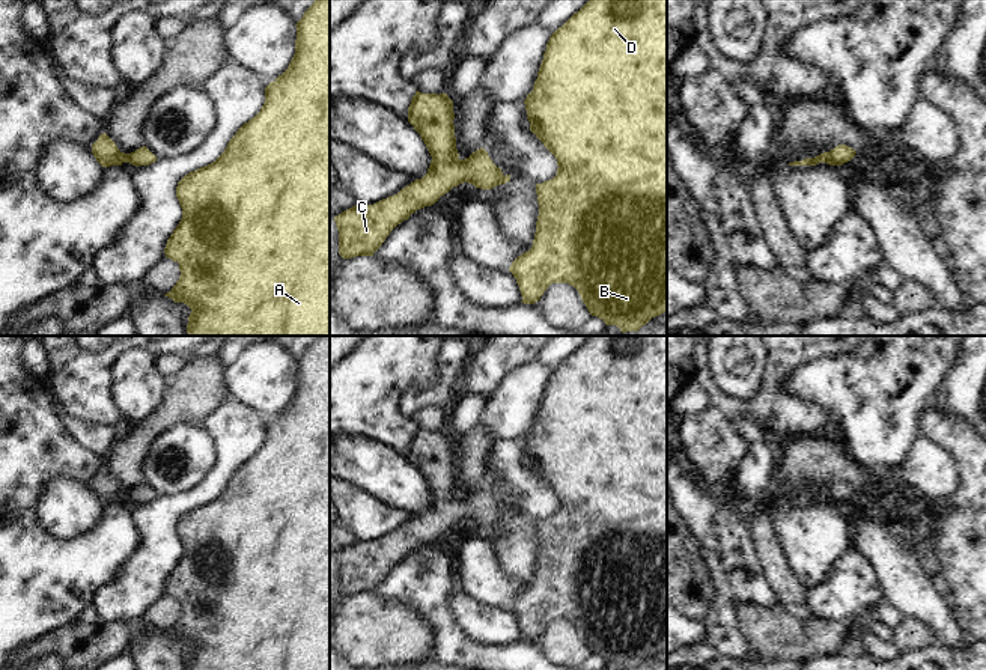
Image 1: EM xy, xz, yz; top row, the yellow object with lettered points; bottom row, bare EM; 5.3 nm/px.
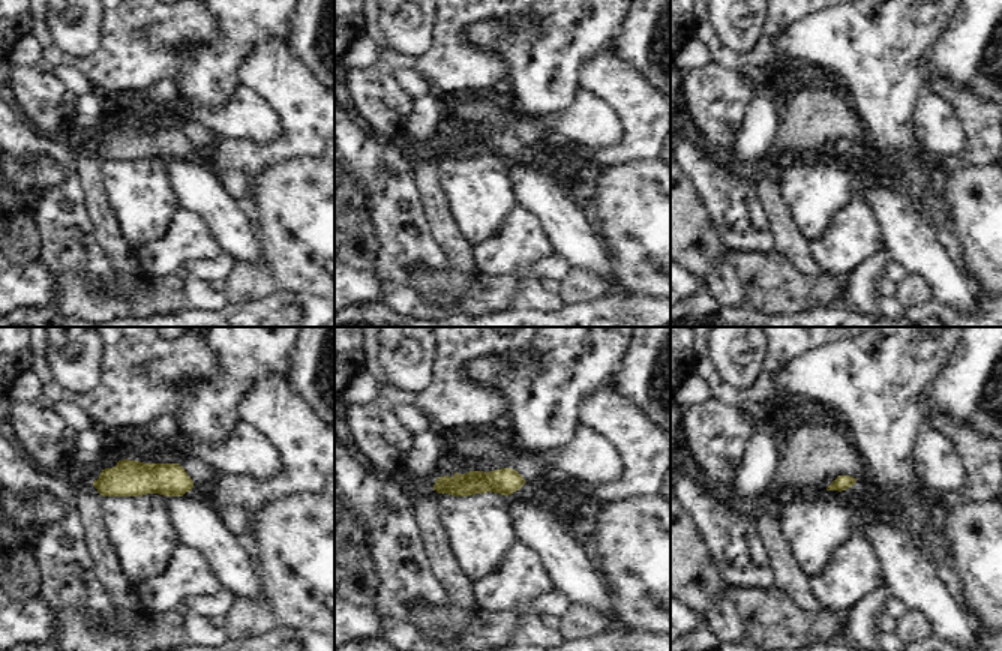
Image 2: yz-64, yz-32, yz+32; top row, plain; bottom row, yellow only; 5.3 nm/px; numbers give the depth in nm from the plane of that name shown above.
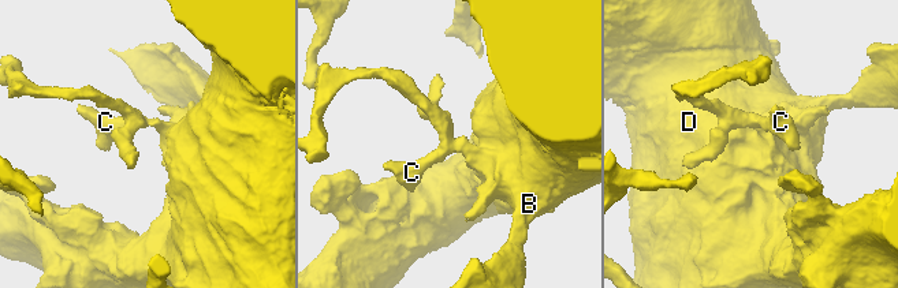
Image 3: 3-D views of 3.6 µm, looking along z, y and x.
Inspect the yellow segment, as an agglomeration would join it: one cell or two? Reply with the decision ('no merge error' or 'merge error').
no merge error

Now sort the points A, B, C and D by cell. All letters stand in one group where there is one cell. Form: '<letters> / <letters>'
A B C D

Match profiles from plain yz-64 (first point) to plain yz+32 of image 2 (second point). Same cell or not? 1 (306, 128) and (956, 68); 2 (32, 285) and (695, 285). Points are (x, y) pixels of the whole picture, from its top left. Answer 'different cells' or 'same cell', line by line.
1: different cells
2: same cell

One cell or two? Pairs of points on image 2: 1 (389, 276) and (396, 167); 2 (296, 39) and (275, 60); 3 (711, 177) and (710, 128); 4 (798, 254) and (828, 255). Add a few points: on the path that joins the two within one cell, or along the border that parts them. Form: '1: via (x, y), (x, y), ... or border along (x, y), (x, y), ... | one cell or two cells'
1: via (396, 249), (396, 194) | one cell
2: border along (284, 35), (287, 48), (311, 74) | two cells
3: border along (687, 126), (707, 149) | two cells
4: border along (810, 243), (812, 254), (825, 273) | two cells

